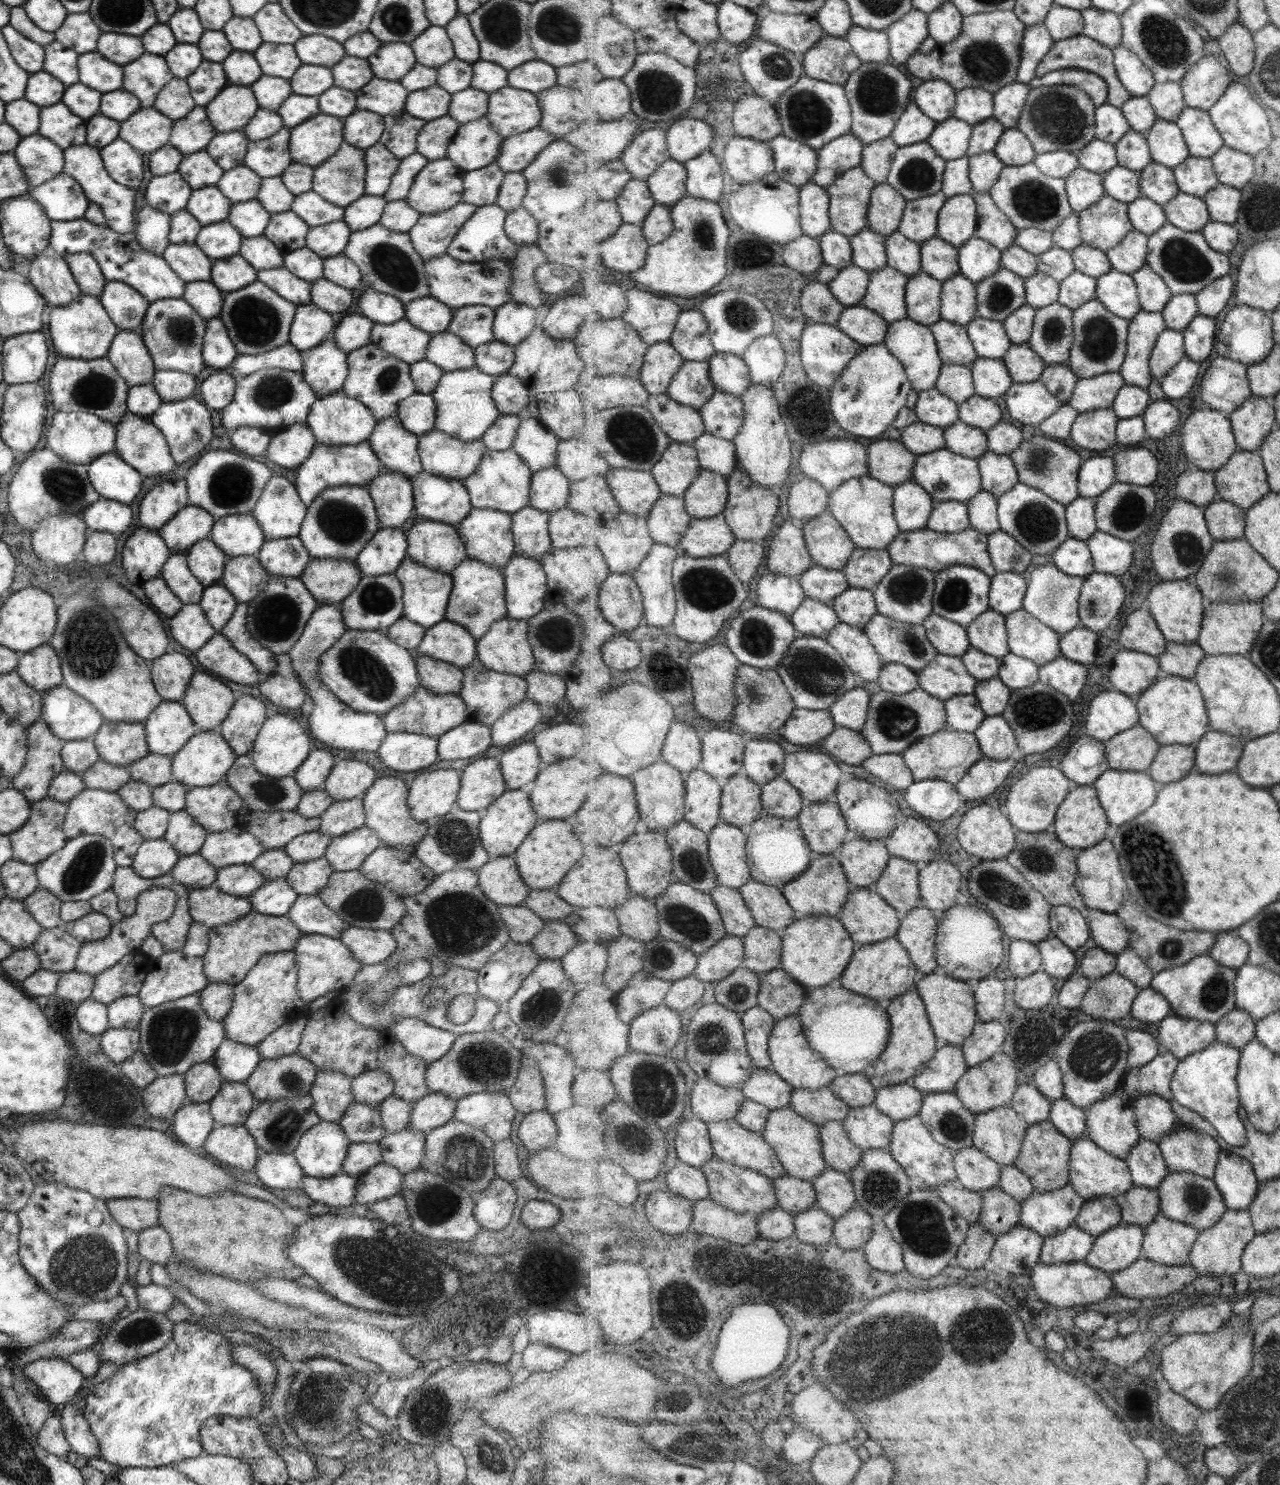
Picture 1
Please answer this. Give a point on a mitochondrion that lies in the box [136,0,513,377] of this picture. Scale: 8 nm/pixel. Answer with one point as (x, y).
(255, 322)

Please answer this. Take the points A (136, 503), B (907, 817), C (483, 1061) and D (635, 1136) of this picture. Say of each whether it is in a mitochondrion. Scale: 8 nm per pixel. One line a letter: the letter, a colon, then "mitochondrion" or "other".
A: other
B: other
C: mitochondrion
D: mitochondrion

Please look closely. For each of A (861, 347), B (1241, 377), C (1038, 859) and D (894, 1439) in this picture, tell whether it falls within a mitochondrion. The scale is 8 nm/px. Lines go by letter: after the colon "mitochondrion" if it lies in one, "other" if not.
A: other
B: other
C: mitochondrion
D: other

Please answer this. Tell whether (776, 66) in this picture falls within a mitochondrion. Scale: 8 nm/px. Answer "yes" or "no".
yes

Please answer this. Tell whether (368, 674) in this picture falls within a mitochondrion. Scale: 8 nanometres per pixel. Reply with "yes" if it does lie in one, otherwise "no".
yes

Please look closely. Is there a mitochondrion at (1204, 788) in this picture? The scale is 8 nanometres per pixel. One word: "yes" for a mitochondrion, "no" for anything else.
no

